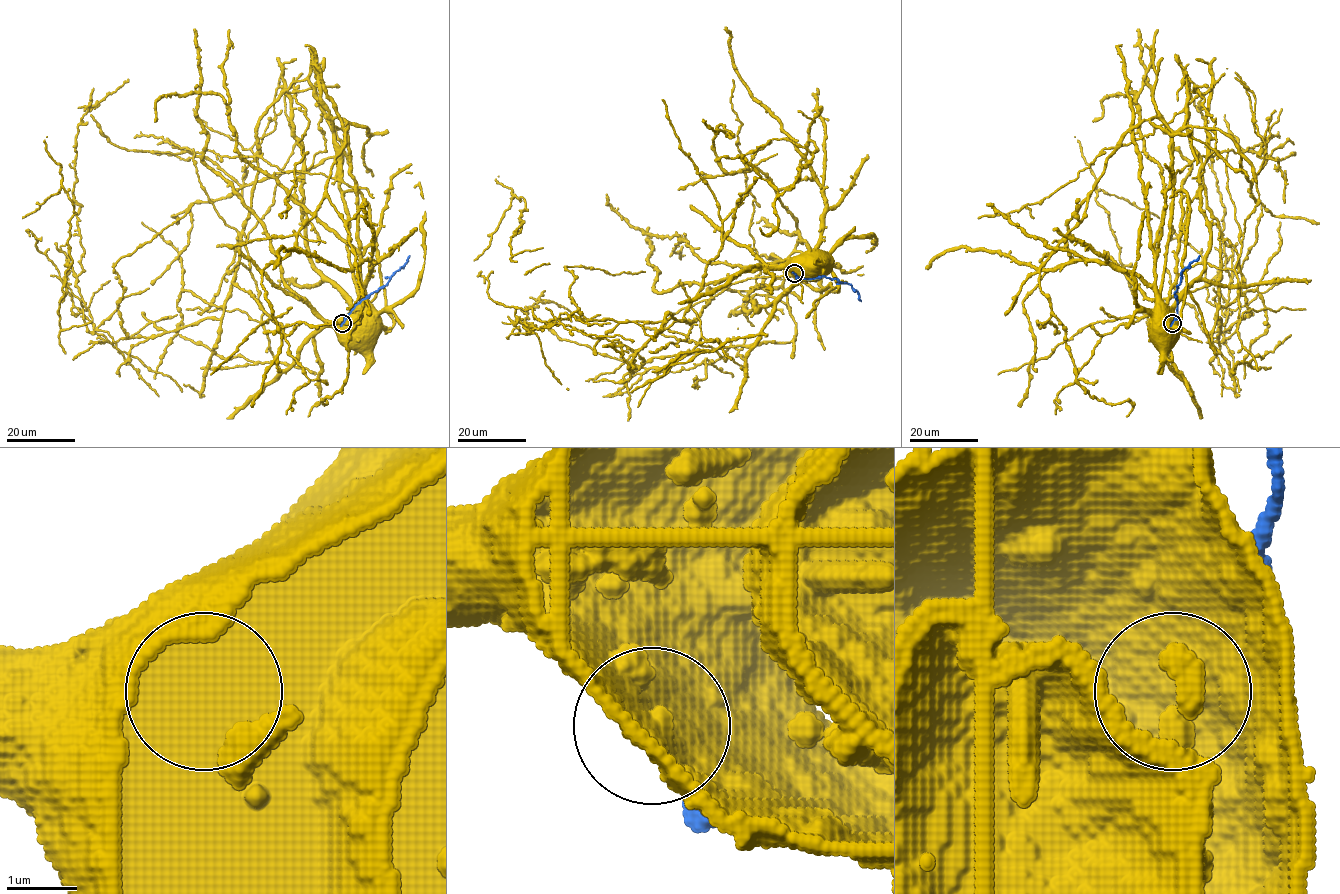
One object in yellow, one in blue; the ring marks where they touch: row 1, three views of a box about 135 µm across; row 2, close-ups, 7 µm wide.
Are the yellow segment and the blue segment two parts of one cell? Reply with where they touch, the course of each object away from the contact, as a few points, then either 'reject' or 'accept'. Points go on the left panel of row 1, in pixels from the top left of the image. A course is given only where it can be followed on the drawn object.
(342, 323) | yellow via (343, 323), (363, 318), (366, 324) | blue via (343, 323), (362, 300), (387, 283), (410, 255) | reject

